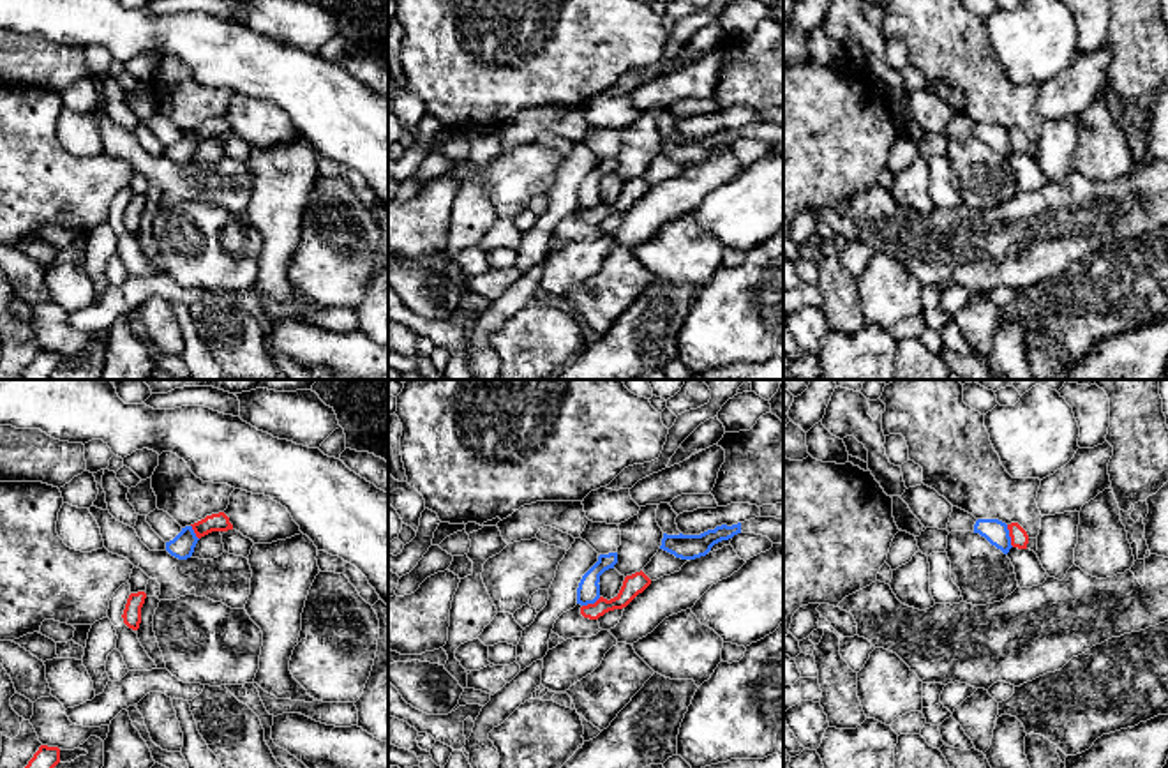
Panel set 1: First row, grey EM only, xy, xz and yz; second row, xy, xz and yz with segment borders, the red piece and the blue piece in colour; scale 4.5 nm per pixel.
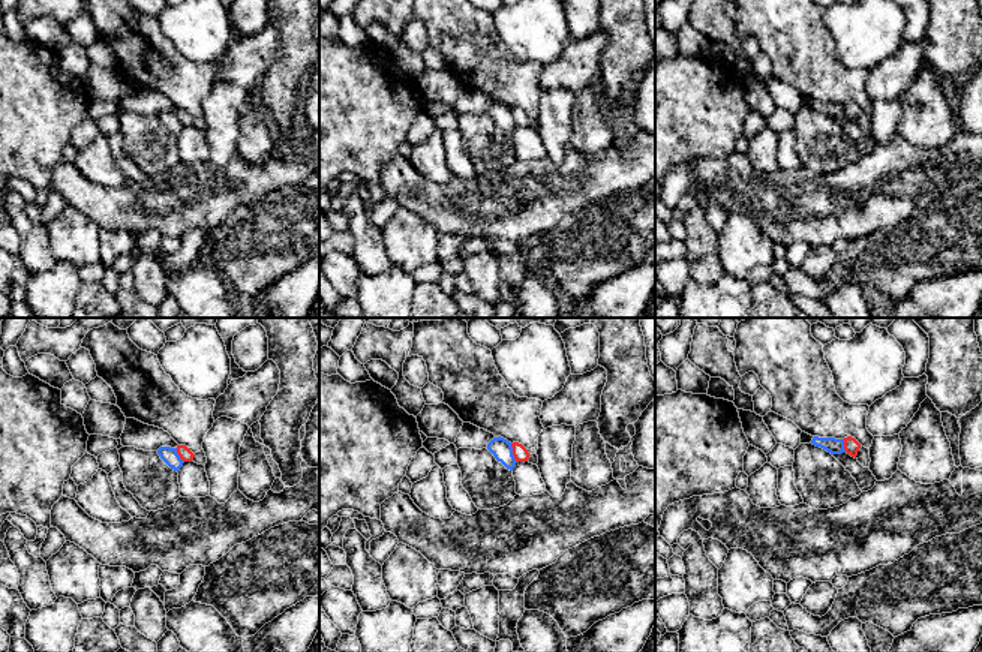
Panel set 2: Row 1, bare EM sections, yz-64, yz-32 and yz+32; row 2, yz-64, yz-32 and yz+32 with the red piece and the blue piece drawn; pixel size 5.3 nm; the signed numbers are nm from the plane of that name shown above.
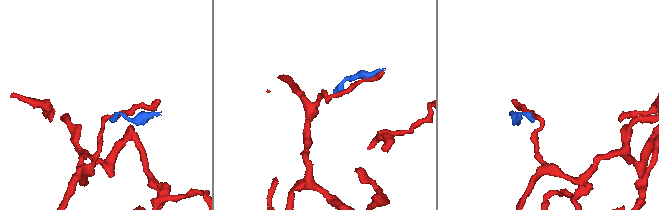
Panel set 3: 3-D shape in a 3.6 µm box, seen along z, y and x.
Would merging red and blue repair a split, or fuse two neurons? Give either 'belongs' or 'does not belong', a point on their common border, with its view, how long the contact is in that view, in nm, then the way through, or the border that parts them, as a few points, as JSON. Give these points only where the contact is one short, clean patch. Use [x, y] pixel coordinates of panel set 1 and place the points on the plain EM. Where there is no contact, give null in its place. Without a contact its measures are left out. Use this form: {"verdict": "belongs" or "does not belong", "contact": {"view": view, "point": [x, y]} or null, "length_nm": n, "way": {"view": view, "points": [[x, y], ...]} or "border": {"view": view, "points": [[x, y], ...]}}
{"verdict": "does not belong", "contact": {"view": "yz", "point": [1010, 140]}, "length_nm": 110, "border": {"view": "yz", "points": [[1006, 129], [1013, 150]]}}

